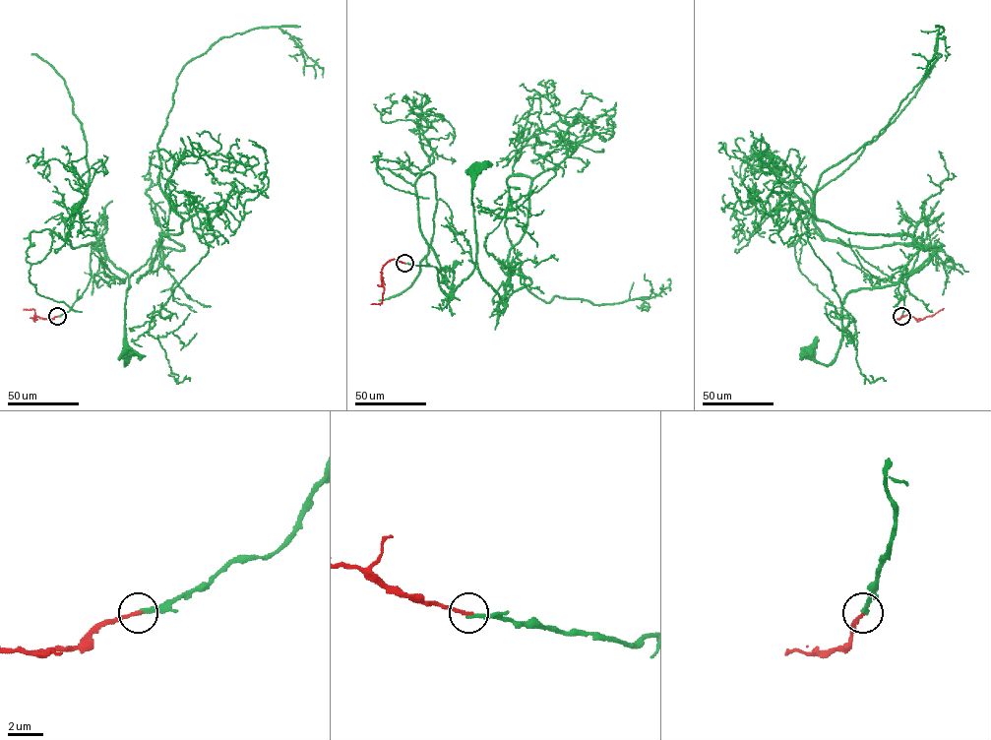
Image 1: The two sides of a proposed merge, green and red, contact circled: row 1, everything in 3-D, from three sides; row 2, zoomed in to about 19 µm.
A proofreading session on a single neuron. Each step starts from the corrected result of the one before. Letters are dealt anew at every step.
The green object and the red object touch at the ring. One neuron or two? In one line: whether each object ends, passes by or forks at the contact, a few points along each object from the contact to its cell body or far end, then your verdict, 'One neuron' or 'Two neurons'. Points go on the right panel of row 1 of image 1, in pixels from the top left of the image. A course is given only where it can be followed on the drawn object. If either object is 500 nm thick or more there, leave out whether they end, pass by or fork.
At the ring green ends. At the ring red ends. Course of green: (901, 316), (917, 252), (931, 246), (937, 249), (897, 282), (846, 295), (840, 345), (829, 364), (810, 350). Course of red: (901, 316), (898, 319), (906, 315), (920, 320), (943, 309). One neuron

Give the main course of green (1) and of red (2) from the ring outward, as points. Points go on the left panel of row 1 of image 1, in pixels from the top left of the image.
1: (57, 316), (68, 311), (87, 287), (92, 277), (92, 246), (103, 249), (129, 282), (126, 350)
2: (57, 316), (44, 319), (34, 315), (34, 320), (33, 309), (24, 309)

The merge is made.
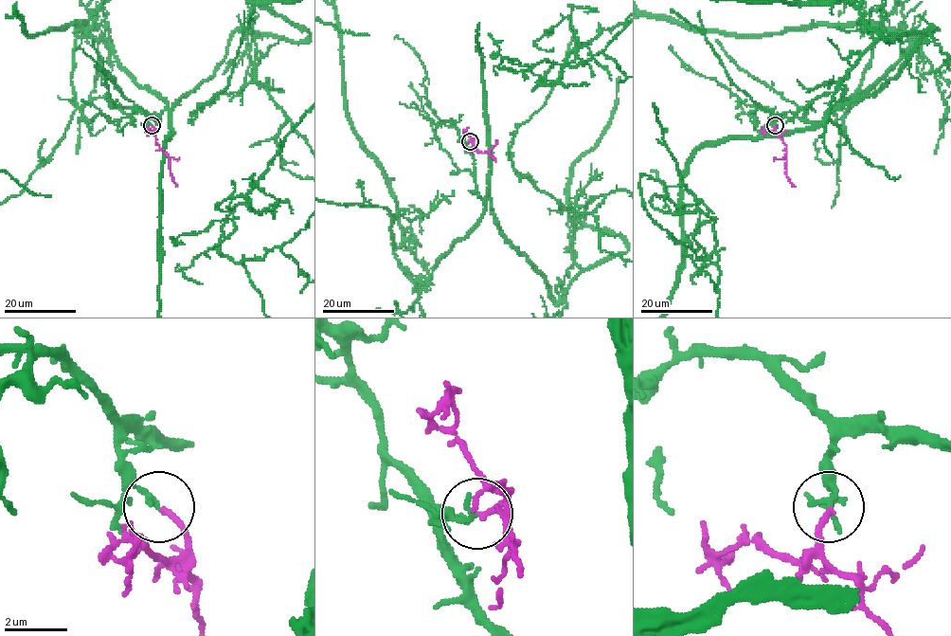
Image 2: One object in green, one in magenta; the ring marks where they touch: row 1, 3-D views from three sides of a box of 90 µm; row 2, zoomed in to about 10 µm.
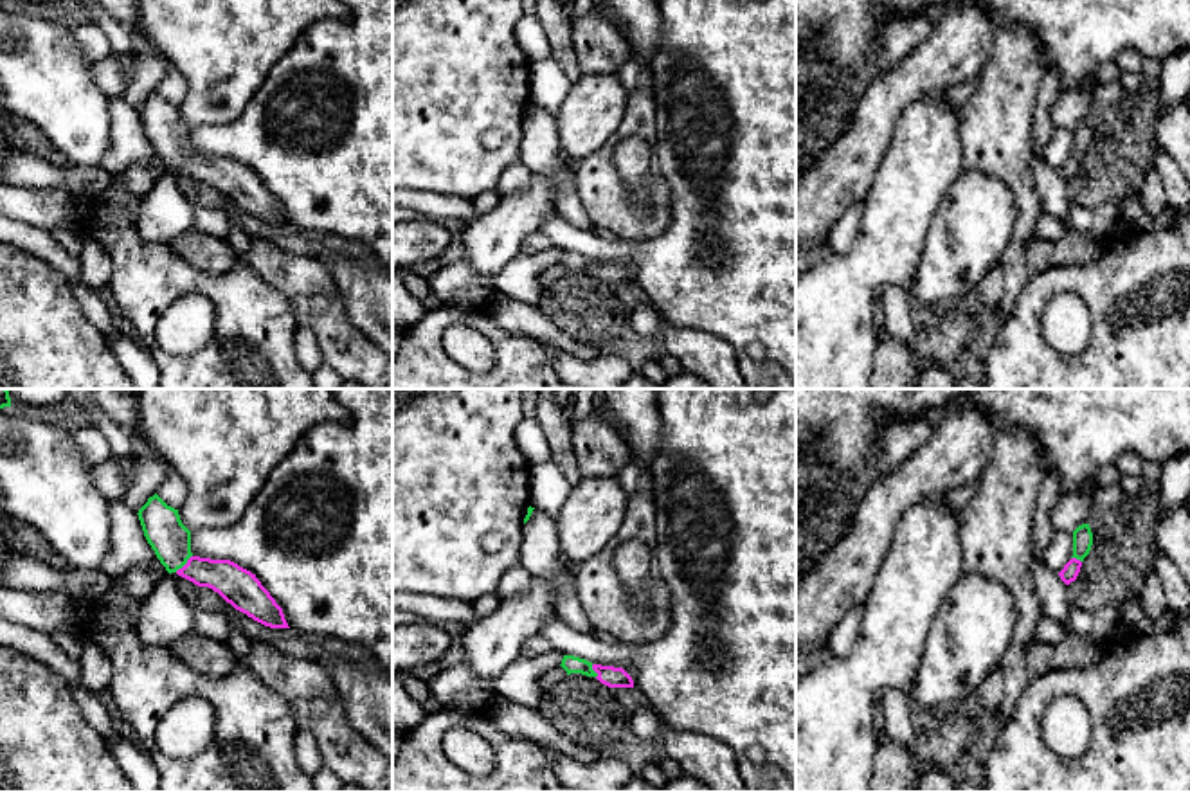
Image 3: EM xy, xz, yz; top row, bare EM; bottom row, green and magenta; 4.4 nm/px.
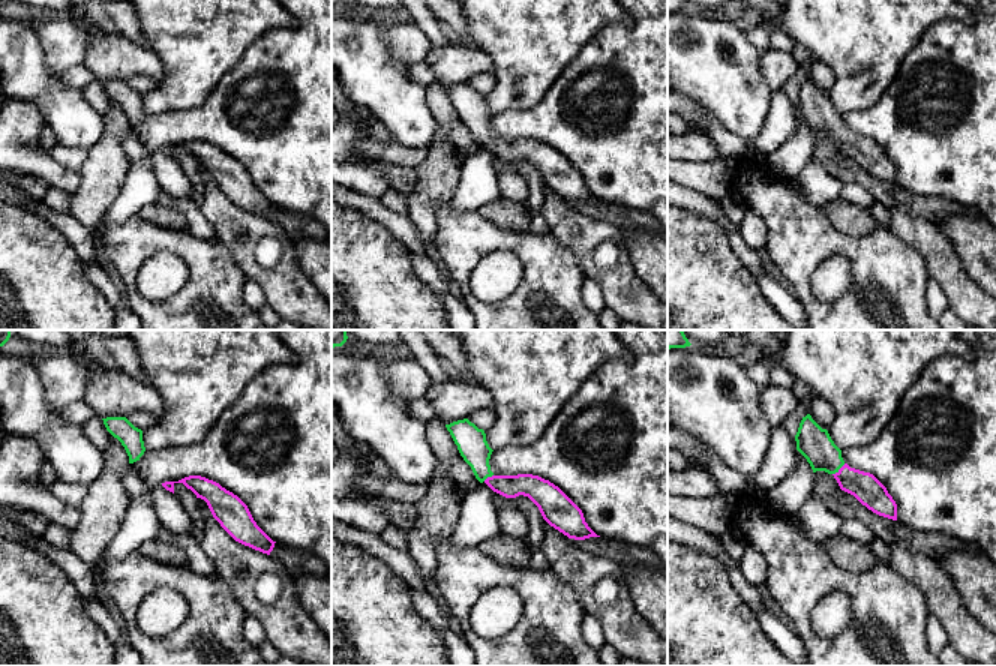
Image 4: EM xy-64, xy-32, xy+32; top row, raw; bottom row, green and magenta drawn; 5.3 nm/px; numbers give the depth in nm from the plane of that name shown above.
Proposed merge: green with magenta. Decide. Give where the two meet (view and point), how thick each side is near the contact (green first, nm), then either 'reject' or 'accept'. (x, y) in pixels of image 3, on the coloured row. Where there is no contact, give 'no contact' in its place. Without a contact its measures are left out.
meets green in xy at (184, 564); 180 nm thick on the green side, 160 nm on the other; accept

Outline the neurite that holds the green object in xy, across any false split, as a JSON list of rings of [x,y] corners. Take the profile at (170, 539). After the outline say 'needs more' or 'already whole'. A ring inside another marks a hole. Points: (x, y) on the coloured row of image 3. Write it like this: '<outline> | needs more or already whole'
[[[157,493],[139,509],[144,536],[166,571],[209,587],[236,610],[270,628],[290,628],[283,608],[250,571],[230,560],[200,558],[191,553],[191,531],[178,509]]] | needs more

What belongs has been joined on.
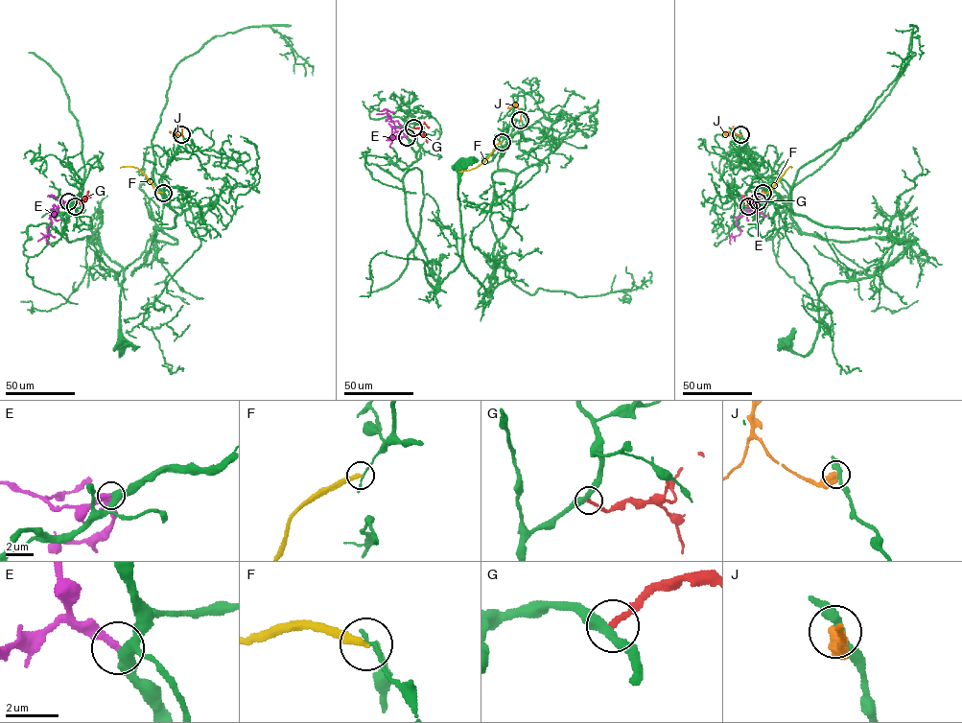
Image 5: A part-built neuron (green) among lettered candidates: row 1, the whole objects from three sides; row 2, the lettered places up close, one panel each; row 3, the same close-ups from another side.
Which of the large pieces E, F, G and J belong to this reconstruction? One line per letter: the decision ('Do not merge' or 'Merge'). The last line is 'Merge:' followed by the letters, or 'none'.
E: Merge
F: Do not merge
G: Do not merge
J: Do not merge
Merge: E

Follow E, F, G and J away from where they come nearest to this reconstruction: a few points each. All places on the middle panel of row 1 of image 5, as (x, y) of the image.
E: (407, 137), (400, 137), (390, 115), (386, 120), (387, 117), (385, 109), (387, 109)
F: (502, 142), (476, 167), (458, 171)
G: (413, 128), (421, 128), (427, 143)
J: (520, 120), (520, 110), (517, 105), (507, 107)

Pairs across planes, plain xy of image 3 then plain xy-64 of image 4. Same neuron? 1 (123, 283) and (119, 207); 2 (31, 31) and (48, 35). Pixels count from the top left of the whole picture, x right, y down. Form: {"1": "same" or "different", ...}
{"1": "different", "2": "different"}

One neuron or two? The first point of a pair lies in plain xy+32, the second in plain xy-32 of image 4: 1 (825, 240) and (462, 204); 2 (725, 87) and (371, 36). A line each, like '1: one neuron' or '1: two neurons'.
1: two neurons
2: one neuron

